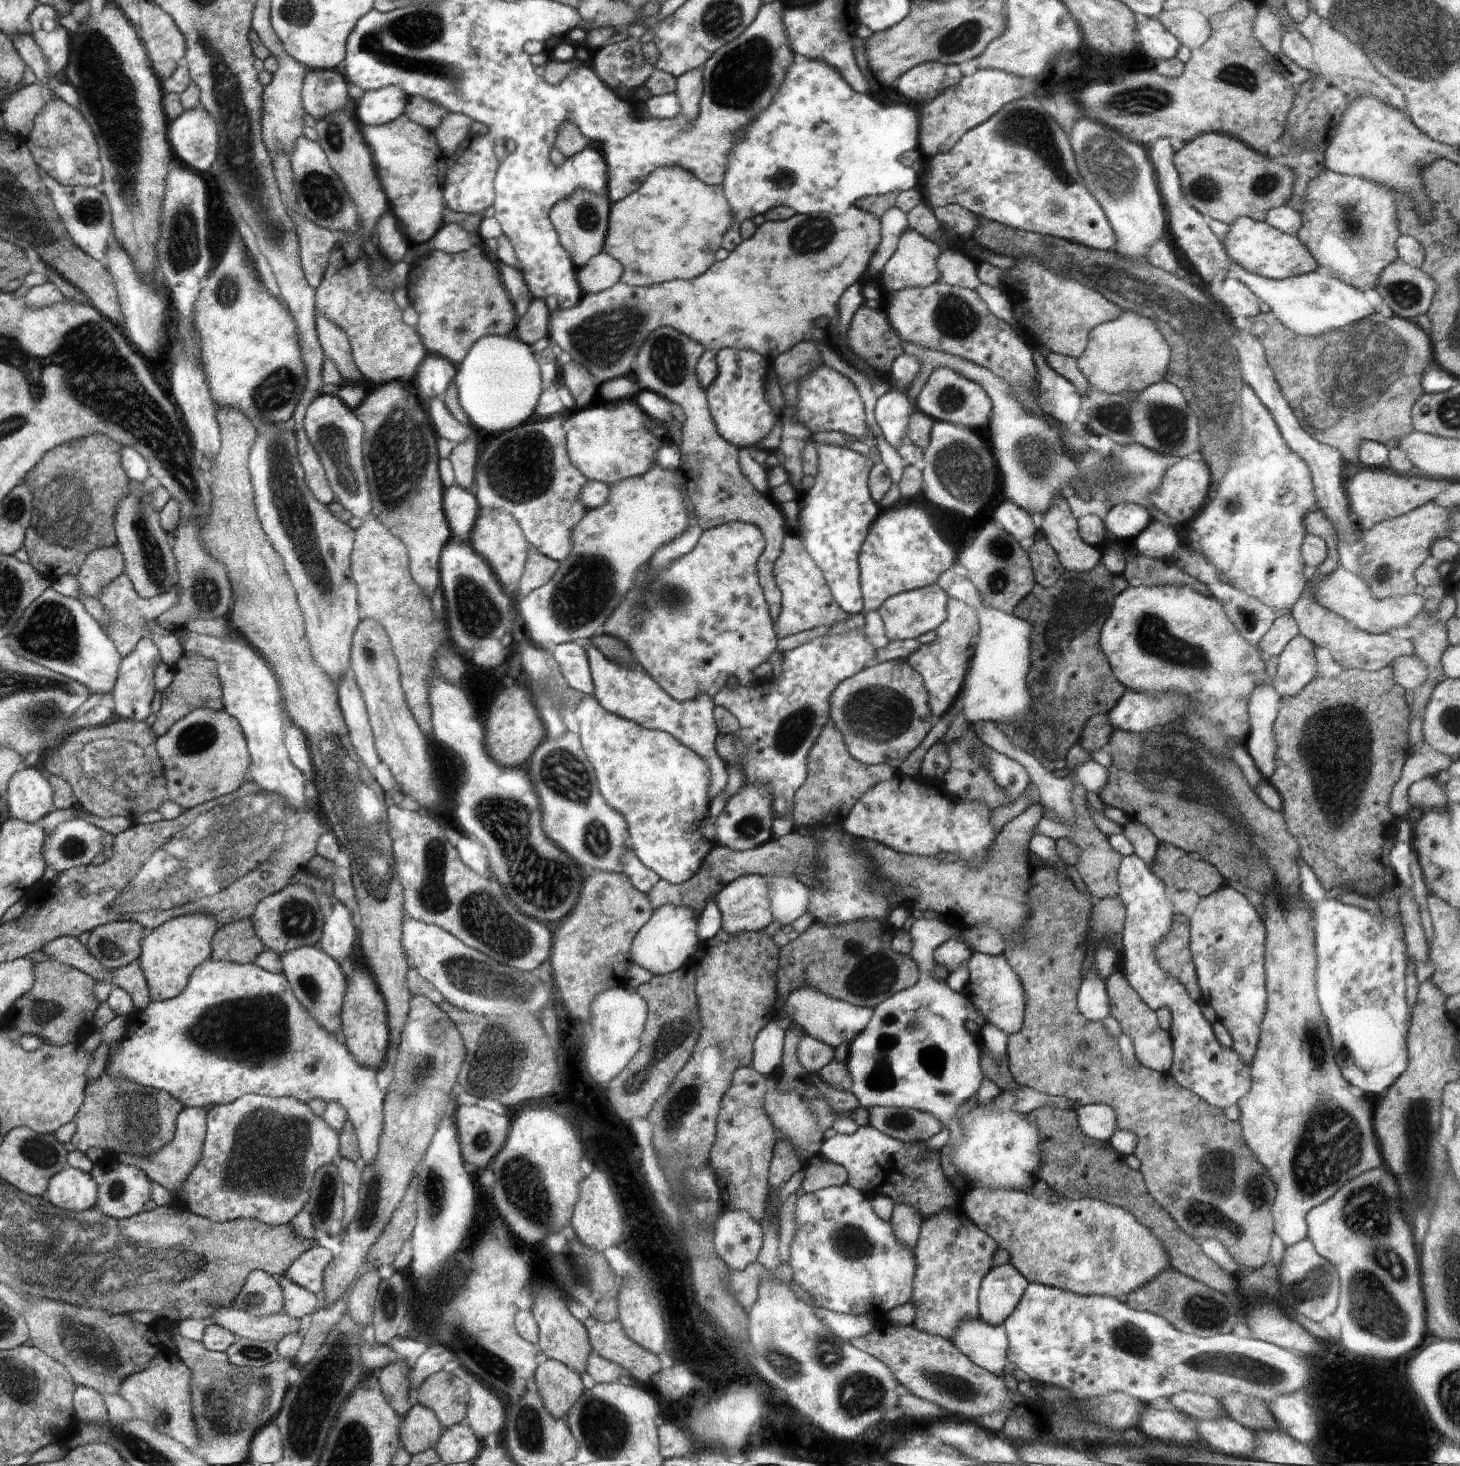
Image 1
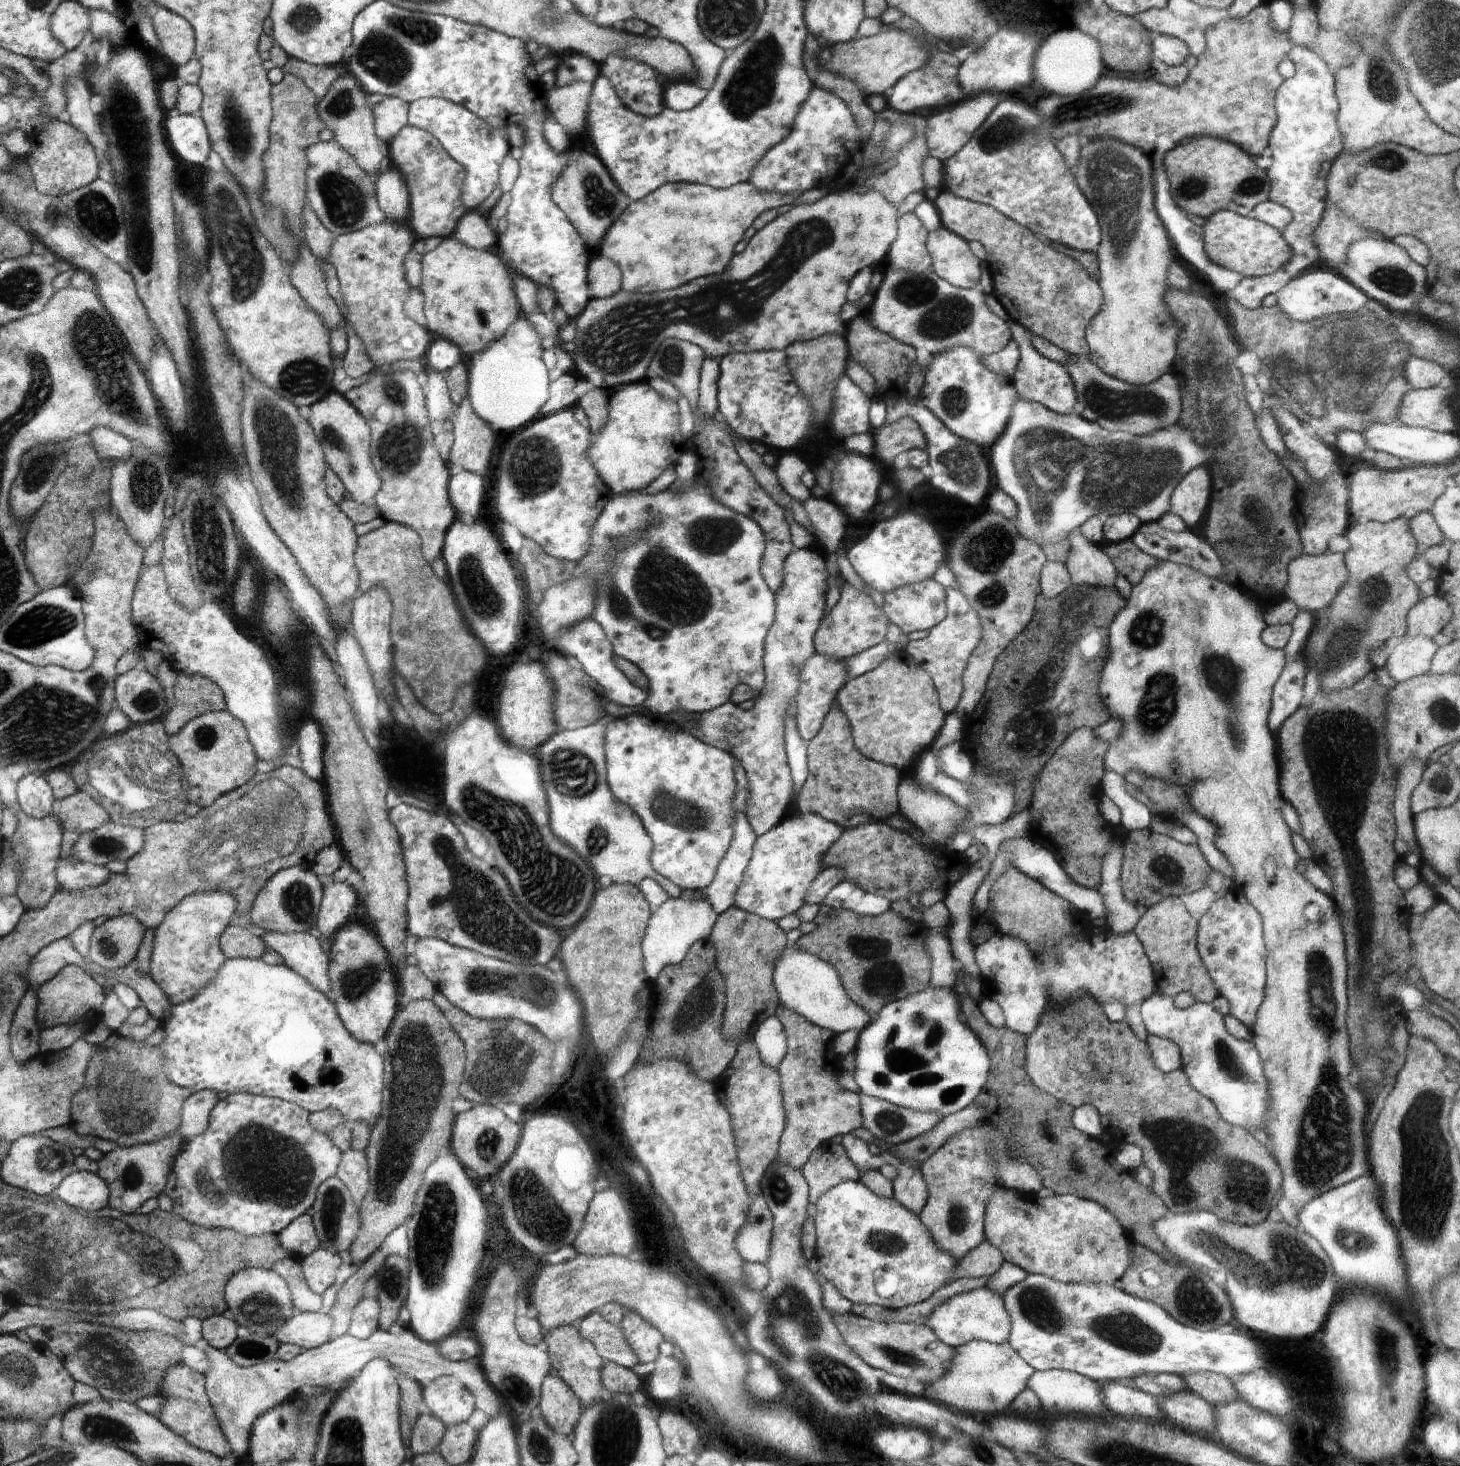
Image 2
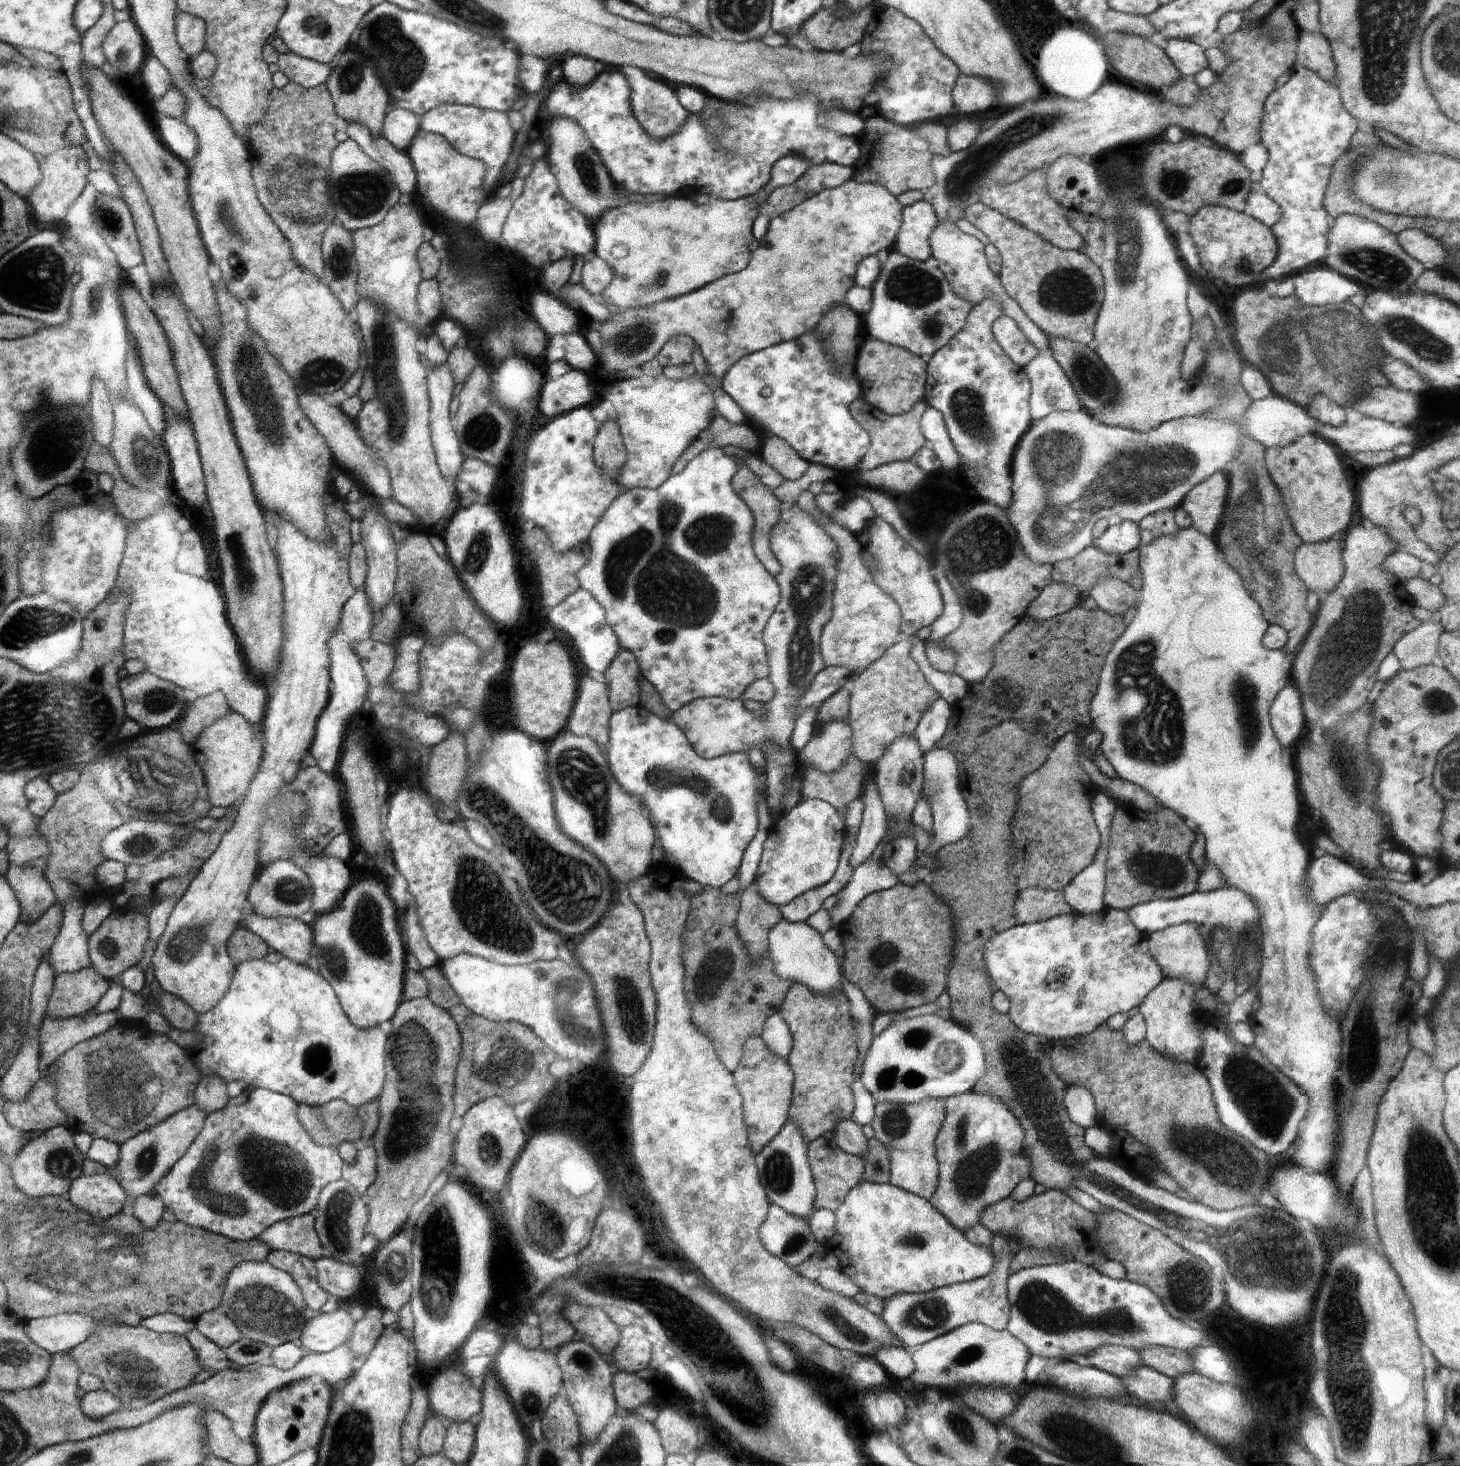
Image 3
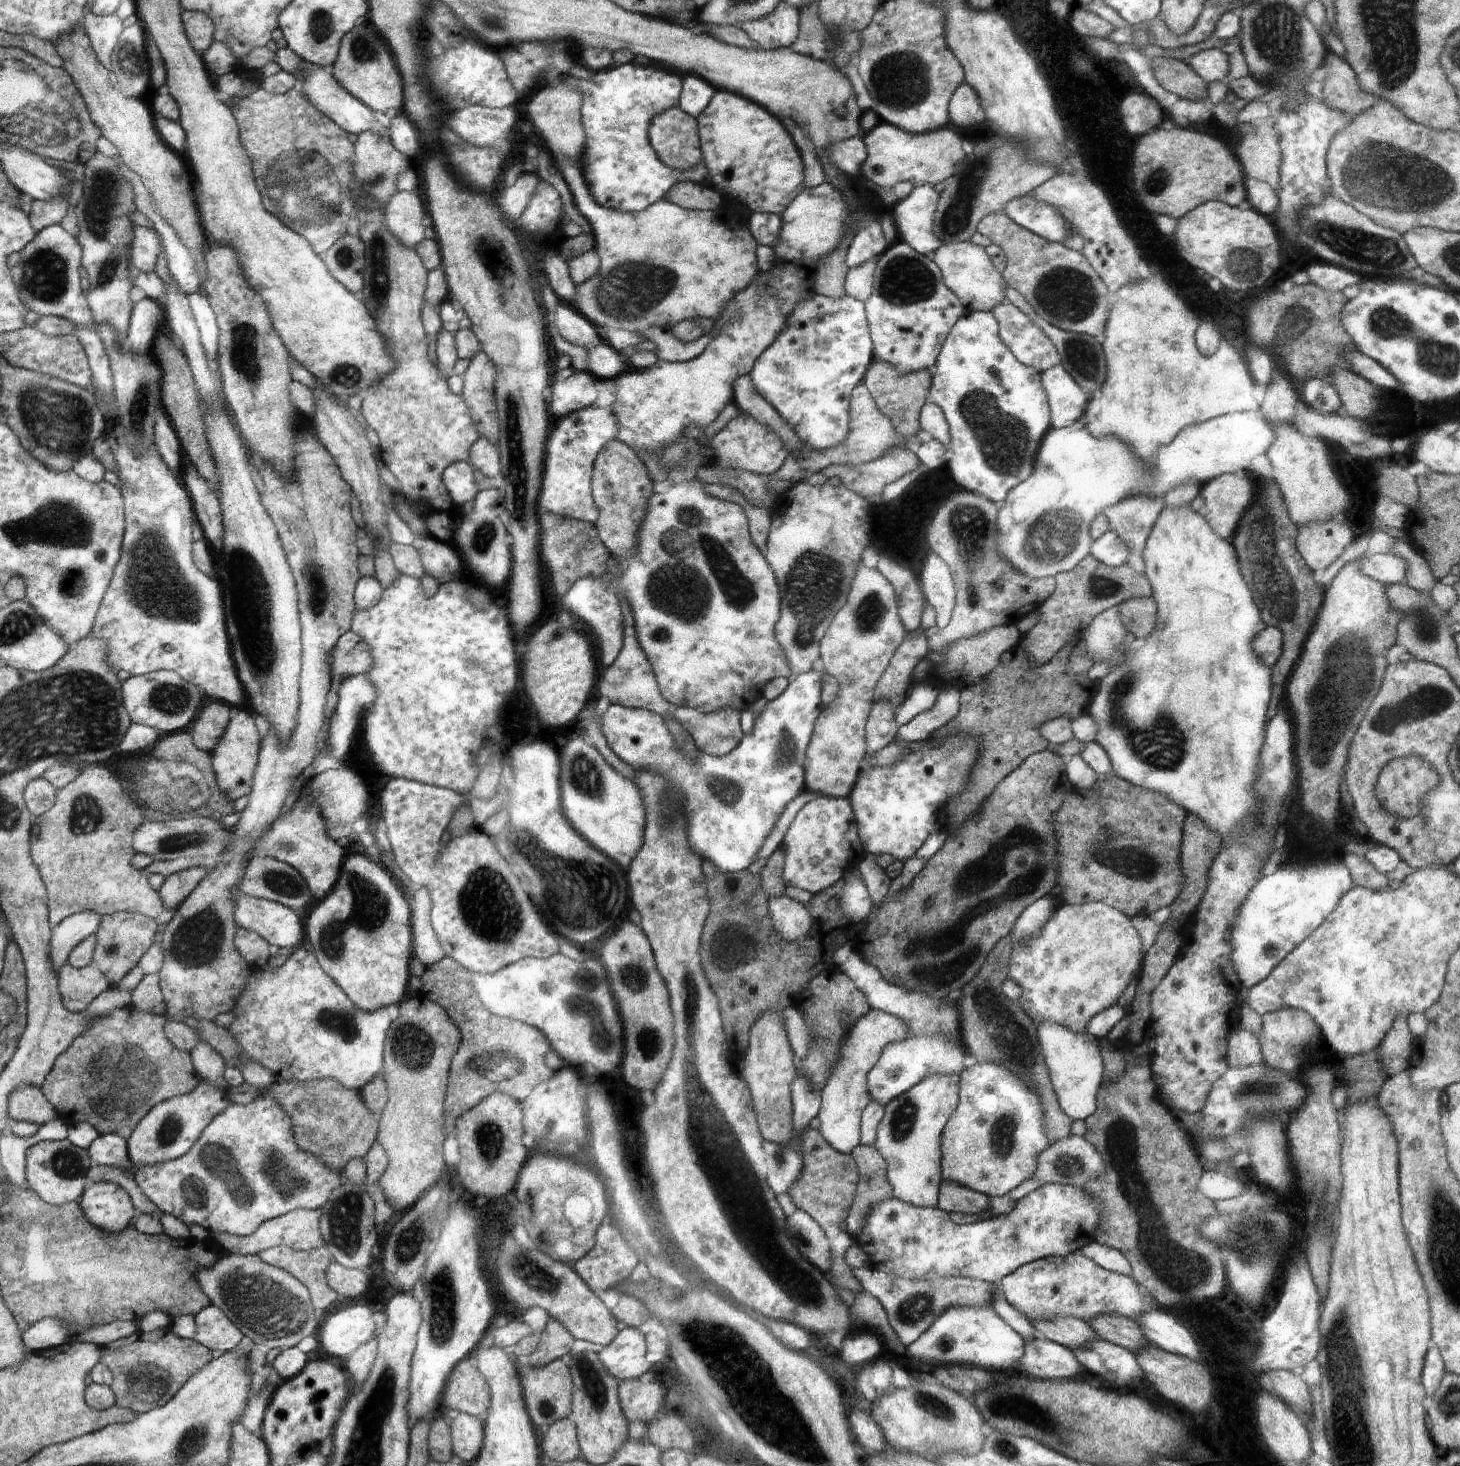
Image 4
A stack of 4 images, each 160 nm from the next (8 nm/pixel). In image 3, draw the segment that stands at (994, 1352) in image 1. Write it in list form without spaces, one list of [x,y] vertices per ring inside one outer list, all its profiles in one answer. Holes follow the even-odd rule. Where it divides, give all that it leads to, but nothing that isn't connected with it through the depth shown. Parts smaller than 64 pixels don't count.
[[[993,1232],[991,1249],[997,1256],[997,1263],[990,1274],[968,1282],[938,1287],[925,1293],[895,1294],[883,1300],[880,1318],[899,1339],[900,1344],[910,1350],[970,1321],[979,1322],[997,1331],[1002,1330],[1009,1321],[1008,1267],[1021,1248],[1022,1244],[1018,1239],[1008,1237],[1005,1232]]]

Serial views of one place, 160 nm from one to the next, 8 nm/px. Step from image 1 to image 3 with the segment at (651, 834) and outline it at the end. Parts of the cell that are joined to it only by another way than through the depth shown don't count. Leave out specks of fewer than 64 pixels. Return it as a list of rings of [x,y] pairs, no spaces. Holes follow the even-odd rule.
[[[639,704],[613,711],[609,718],[607,762],[620,786],[644,804],[660,837],[665,860],[684,876],[701,885],[722,887],[737,875],[744,851],[755,837],[759,825],[759,804],[766,781],[761,779],[745,752],[735,752],[713,759],[700,756],[688,742],[684,730],[672,722],[648,712]]]

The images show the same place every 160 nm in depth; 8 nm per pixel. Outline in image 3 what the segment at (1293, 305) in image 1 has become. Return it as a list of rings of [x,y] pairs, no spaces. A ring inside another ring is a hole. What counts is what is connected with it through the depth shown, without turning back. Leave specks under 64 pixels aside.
[[[1306,268],[1294,276],[1294,294],[1308,306],[1348,301],[1360,288],[1358,283],[1328,268]]]

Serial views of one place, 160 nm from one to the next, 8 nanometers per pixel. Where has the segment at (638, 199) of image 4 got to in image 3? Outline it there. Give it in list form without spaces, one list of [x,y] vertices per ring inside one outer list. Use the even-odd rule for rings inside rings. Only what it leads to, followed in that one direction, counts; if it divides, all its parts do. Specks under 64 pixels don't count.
[[[608,69],[610,72],[600,72],[588,86],[572,86],[568,82],[558,82],[546,96],[544,104],[540,106],[540,114],[544,118],[552,118],[556,114],[570,116],[580,124],[584,122],[584,132],[596,144],[596,152],[602,156],[607,172],[615,185],[632,195],[644,194],[684,194],[694,196],[696,193],[709,193],[722,200],[735,201],[754,195],[760,188],[766,186],[771,179],[771,165],[780,157],[792,155],[807,160],[810,167],[815,164],[828,162],[828,154],[838,154],[838,164],[852,166],[858,160],[860,148],[850,136],[840,136],[838,132],[828,132],[818,124],[818,104],[812,96],[802,100],[780,102],[774,98],[749,97],[727,106],[726,116],[723,118],[723,138],[716,143],[709,135],[698,115],[690,115],[683,128],[668,137],[658,140],[651,137],[639,123],[633,112],[631,103],[631,86],[622,71]]]

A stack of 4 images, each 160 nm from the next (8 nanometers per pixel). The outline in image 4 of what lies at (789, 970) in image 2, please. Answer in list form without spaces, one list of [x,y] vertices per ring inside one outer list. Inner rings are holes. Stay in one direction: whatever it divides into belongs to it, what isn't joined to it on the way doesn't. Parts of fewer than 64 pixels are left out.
[[[785,893],[772,897],[769,900],[769,911],[773,927],[783,939],[786,939],[787,941],[797,941],[810,933],[813,920],[811,919],[809,910],[797,900],[788,898]]]

